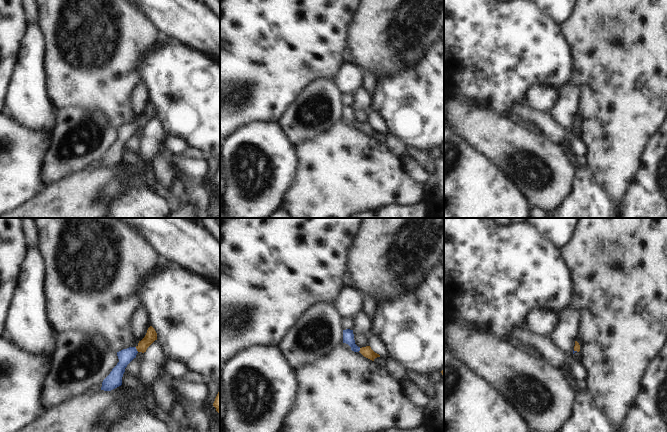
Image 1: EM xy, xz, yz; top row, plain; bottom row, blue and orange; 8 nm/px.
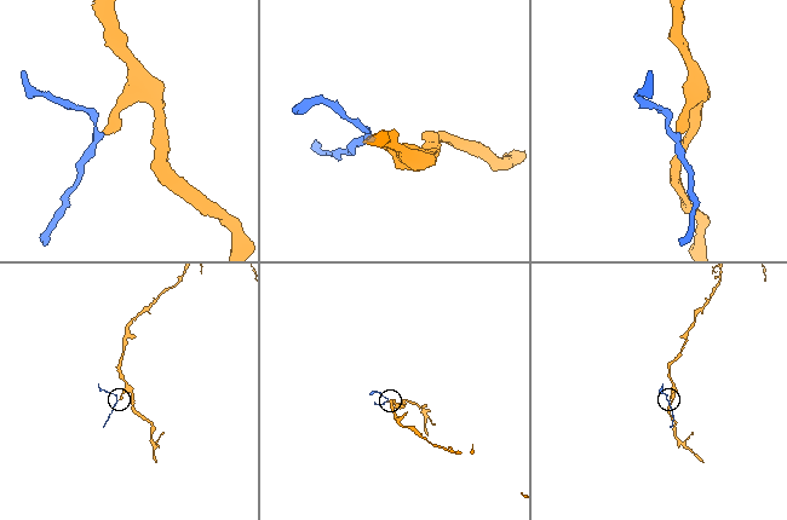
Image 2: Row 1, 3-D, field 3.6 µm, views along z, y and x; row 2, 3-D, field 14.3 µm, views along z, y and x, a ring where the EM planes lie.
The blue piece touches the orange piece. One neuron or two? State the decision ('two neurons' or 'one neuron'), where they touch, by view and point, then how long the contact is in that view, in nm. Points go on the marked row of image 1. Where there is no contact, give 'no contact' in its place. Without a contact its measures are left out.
one neuron | xy (136, 349) | 50 nm

